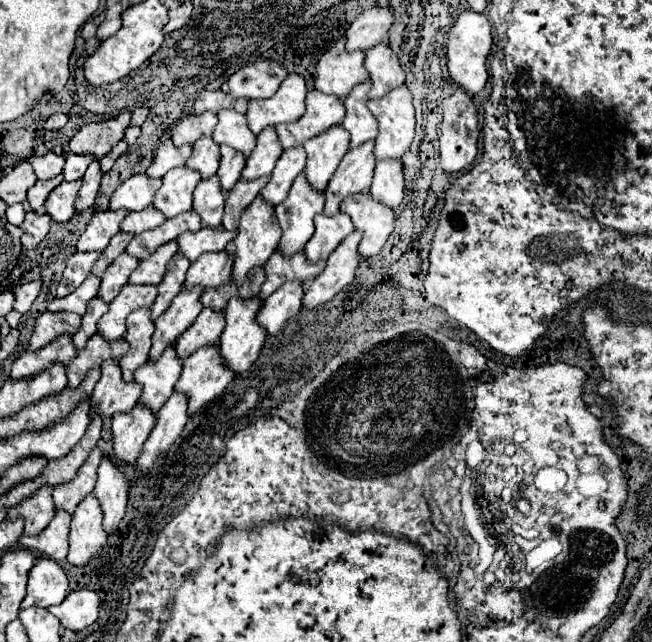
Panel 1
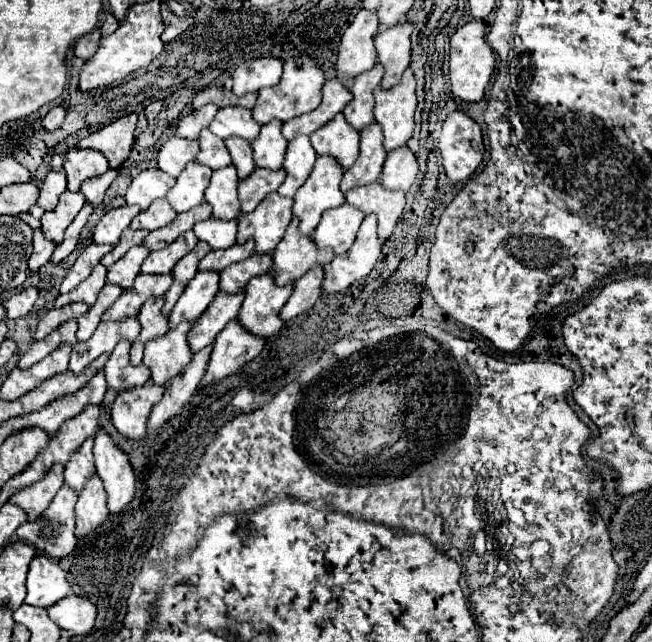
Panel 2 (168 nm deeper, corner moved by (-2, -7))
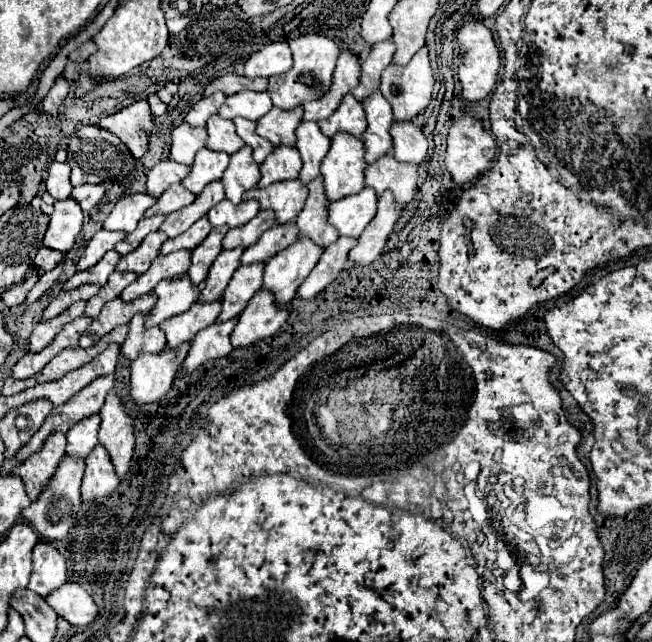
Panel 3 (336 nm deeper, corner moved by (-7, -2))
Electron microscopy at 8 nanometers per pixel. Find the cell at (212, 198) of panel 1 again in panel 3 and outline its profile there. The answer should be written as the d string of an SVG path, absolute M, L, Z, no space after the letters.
M248 146L240 148L230 158L230 166L224 170L222 182L226 188L226 198L234 204L242 202L242 194L254 188L260 180L260 166L252 158L252 150Z

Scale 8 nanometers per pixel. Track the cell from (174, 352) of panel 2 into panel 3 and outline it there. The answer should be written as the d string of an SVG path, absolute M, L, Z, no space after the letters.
M222 300L214 302L194 302L190 310L186 310L180 316L172 316L160 324L160 328L166 332L168 346L176 348L182 342L190 342L202 326L208 326L216 322L218 314L222 310Z

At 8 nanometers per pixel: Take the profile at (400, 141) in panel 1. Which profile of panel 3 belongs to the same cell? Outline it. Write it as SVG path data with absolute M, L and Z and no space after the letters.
M422 46L406 66L390 64L382 74L380 92L392 104L396 120L412 120L432 98L434 74L428 48Z

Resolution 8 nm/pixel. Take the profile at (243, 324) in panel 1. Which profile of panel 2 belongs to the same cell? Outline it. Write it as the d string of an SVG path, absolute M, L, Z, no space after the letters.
M271 273L261 275L259 279L251 279L251 283L245 287L245 299L237 321L255 337L273 337L283 325L279 311L287 303L291 291L293 285L271 287Z

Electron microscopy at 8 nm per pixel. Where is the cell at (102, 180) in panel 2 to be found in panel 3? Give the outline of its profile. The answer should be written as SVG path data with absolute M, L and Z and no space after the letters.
M82 184L82 186L76 186L70 194L72 200L76 200L80 204L82 210L90 210L92 206L96 206L96 202L100 202L100 198L104 196L104 186L102 184Z

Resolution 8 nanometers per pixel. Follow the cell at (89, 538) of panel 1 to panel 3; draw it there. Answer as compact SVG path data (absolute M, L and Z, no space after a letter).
M96 444L96 448L86 458L86 470L82 480L82 500L94 502L98 498L110 496L120 480L116 478L116 470L112 466L110 454L102 444Z

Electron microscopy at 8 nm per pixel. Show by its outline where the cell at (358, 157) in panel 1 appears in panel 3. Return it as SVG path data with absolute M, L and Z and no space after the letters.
M374 90L362 104L368 116L368 128L364 132L364 146L366 146L366 162L370 164L372 160L392 150L392 136L388 134L388 130L394 118L392 118L392 106L380 94L380 90Z

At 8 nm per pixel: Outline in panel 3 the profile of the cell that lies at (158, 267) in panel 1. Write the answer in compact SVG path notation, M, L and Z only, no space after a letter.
M202 216L196 224L192 224L184 234L176 236L176 238L168 238L160 250L160 254L170 254L170 252L176 252L176 250L182 250L182 248L188 248L188 250L194 250L208 234L210 234L212 226L210 226L210 220L208 216Z

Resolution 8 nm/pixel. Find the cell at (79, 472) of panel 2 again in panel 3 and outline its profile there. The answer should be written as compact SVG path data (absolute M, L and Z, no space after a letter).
M92 414L84 418L82 422L76 422L68 430L68 454L80 454L80 458L86 458L86 454L92 452L92 448L98 442L98 428L100 428L100 416Z

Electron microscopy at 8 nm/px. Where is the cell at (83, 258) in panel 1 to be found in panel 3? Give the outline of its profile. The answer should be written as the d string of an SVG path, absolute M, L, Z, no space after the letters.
M104 228L98 230L98 232L92 236L92 240L88 242L84 254L80 256L80 260L78 260L78 264L76 264L78 270L88 270L90 266L94 266L108 250L114 248L116 242L124 240L124 236L126 236L126 232L110 232L110 230L104 230Z

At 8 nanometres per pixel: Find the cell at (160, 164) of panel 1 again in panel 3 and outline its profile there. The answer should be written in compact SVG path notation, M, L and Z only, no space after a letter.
M182 122L172 130L170 160L190 166L194 162L196 152L204 146L206 146L206 130L194 128L188 122Z

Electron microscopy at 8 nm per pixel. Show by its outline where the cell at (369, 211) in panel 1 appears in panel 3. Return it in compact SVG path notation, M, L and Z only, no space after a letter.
M384 154L366 168L366 186L378 190L378 196L384 190L392 190L396 204L404 206L416 194L416 164L398 162L392 154Z

